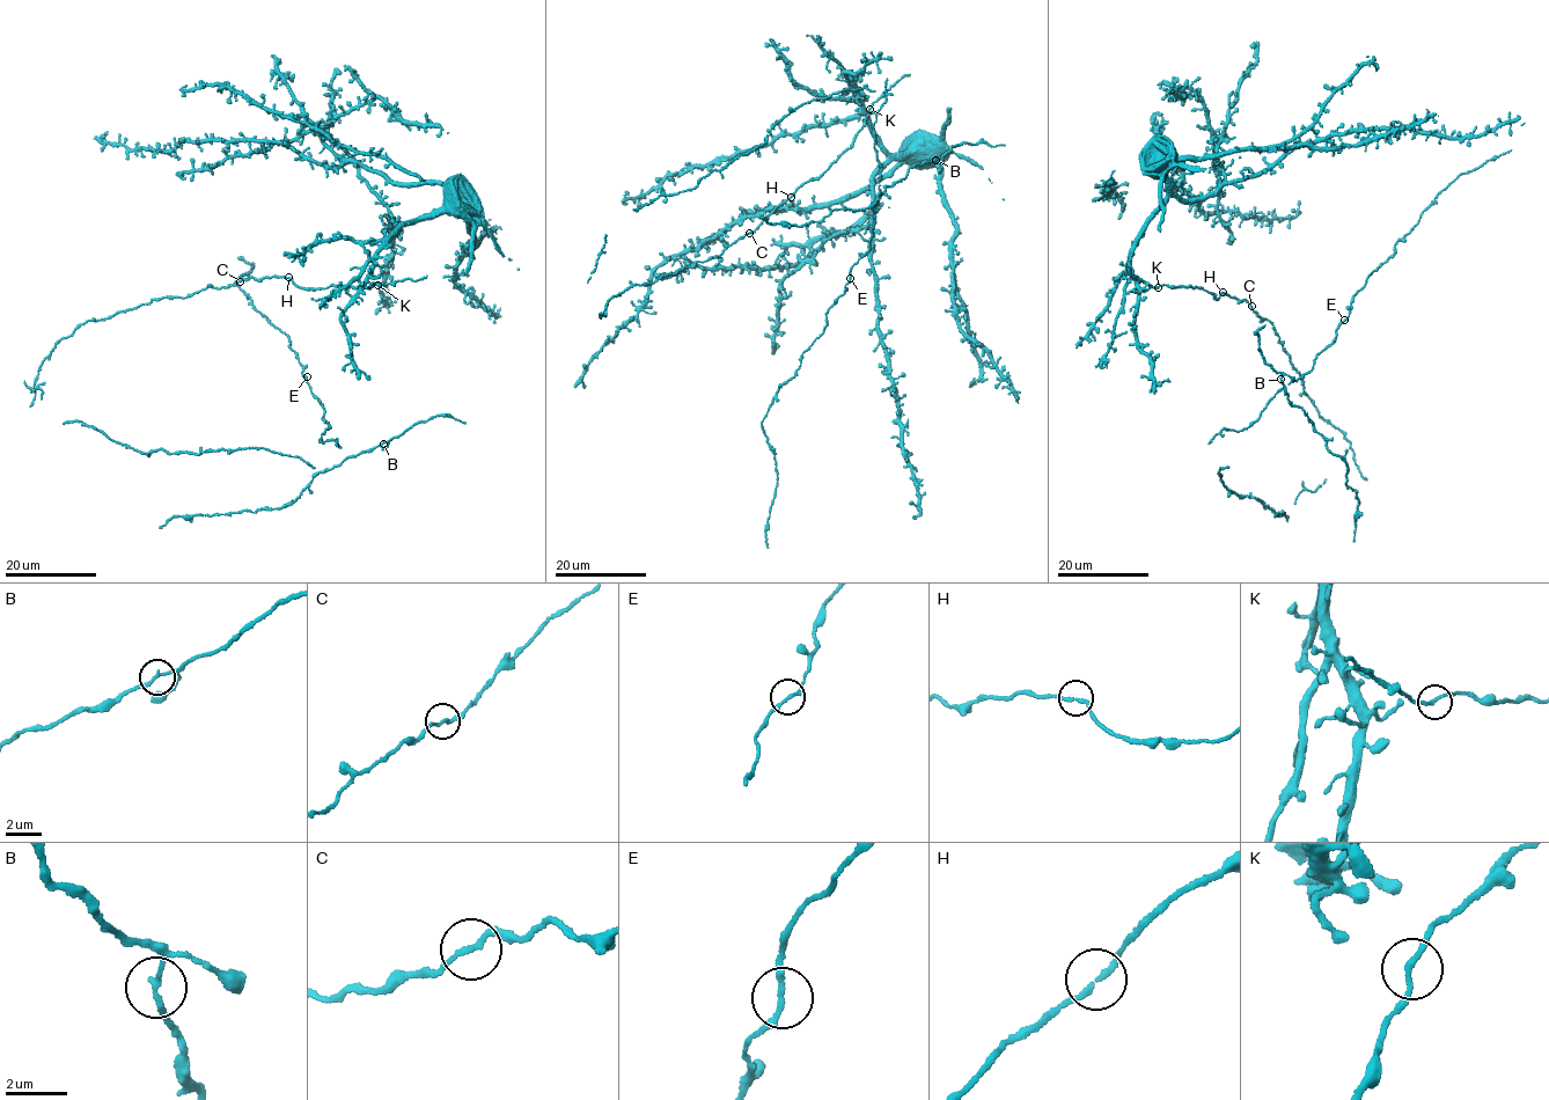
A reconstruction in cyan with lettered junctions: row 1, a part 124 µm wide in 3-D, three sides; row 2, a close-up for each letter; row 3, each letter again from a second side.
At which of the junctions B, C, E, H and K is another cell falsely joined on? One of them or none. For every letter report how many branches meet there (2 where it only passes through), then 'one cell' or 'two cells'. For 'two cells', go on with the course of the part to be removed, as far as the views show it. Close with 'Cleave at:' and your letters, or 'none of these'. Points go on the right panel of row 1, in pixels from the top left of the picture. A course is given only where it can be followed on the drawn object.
B: 2 branches meet; one cell
C: 2 branches meet; one cell
E: 2 branches meet; one cell
H: 2 branches meet; one cell
K: 2 branches meet; one cell
Cleave at: none of these

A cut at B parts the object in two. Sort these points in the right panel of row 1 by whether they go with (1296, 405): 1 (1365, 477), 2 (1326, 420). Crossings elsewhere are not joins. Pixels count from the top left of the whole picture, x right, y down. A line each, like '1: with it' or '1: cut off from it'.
1: cut off from it
2: cut off from it

